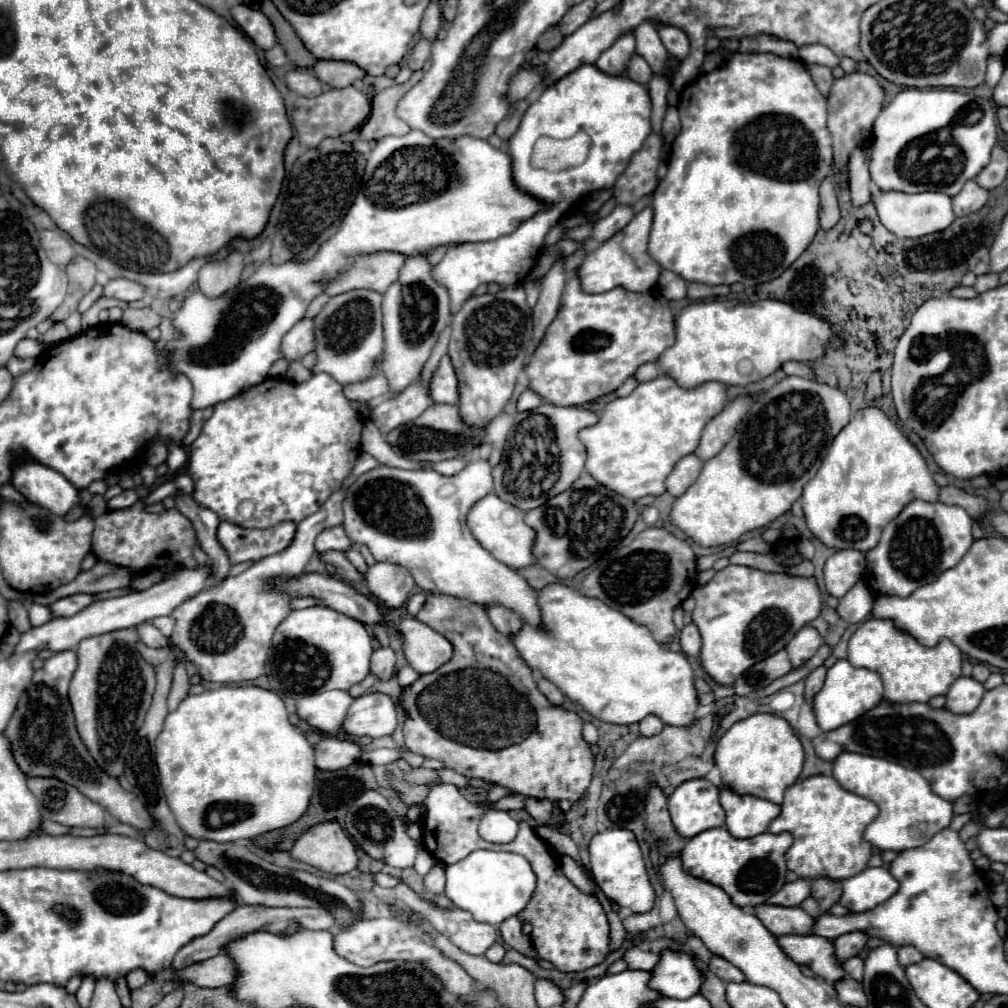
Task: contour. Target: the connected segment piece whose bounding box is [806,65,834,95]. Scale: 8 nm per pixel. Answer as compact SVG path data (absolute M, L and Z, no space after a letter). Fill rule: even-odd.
M806 65L806 67L808 67L808 71L812 73L814 83L818 85L818 89L820 89L824 95L828 95L830 85L832 85L832 81L834 81L830 67L822 67L822 65Z

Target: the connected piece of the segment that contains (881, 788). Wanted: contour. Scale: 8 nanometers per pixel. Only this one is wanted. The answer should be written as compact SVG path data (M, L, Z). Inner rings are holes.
M844 751L834 759L834 779L844 789L866 797L880 807L878 817L866 827L864 839L882 851L906 851L920 847L928 843L936 833L944 831L954 815L952 803L936 797L936 793L930 789L930 783L920 777L920 773L904 769L902 765L882 757Z

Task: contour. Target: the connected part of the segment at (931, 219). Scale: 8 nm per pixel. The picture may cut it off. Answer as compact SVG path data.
M896 191L878 193L876 209L878 209L878 217L880 217L882 225L888 231L892 231L896 237L902 237L902 239L916 239L916 237L944 231L954 221L950 197L944 193L936 193L936 191L924 191L924 193L914 193L914 195L896 193Z

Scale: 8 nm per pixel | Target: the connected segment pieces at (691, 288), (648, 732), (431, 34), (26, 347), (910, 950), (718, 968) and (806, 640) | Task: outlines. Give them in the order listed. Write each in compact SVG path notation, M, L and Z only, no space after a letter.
M688 283L688 299L690 301L708 299L708 297L724 297L728 293L730 293L730 289L726 285L710 287L710 285L702 285L702 283Z
M648 715L640 721L640 735L642 737L654 737L664 729L664 723L656 715Z
M430 3L428 9L426 9L426 13L424 13L422 25L420 25L420 35L432 43L432 41L436 41L436 35L440 31L440 25L442 25L440 5L438 3Z
M24 339L16 345L14 355L20 359L30 359L30 357L38 357L42 353L42 349L44 349L44 345L38 339Z
M900 947L898 949L898 961L902 967L908 967L912 963L920 963L922 959L924 959L924 955L916 947Z
M712 955L710 963L708 963L708 969L710 969L716 977L720 977L722 981L736 981L736 983L746 981L744 973L742 973L738 967L734 967L730 961L726 961L726 959L718 957L718 955Z
M804 627L796 633L796 637L788 643L786 651L790 655L790 661L794 667L800 667L804 661L808 661L816 651L818 647L822 645L822 637L820 633L814 629L814 627Z

